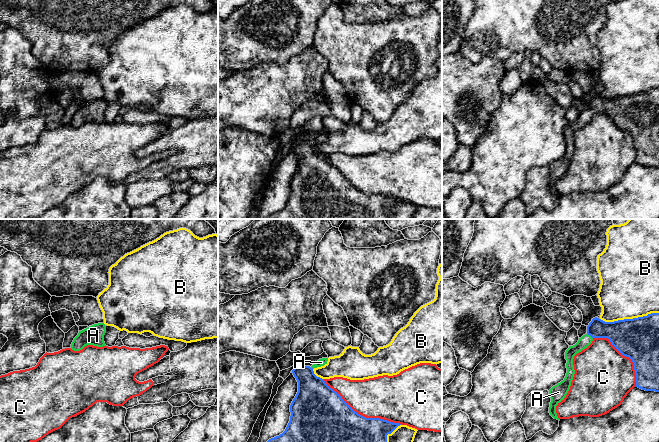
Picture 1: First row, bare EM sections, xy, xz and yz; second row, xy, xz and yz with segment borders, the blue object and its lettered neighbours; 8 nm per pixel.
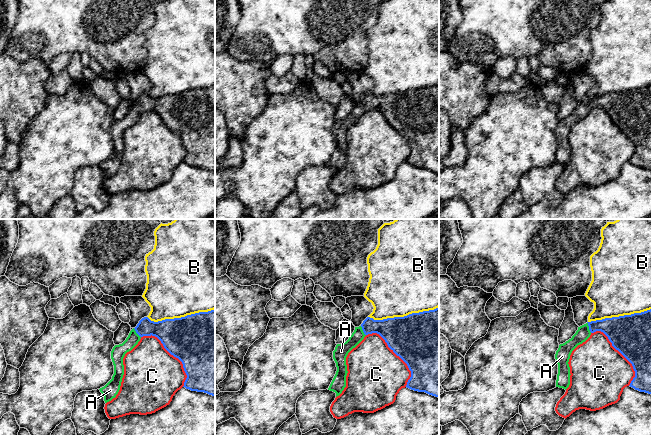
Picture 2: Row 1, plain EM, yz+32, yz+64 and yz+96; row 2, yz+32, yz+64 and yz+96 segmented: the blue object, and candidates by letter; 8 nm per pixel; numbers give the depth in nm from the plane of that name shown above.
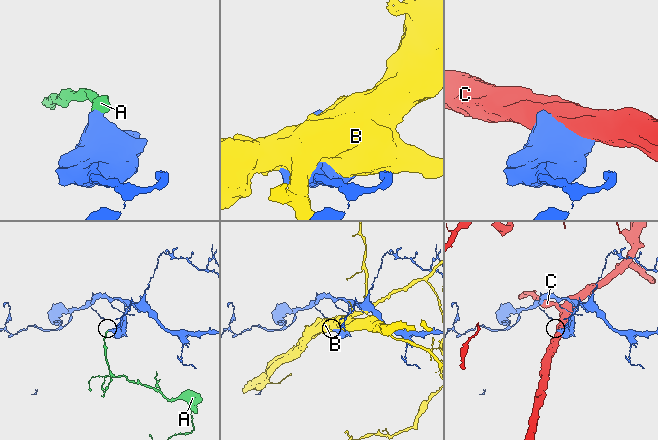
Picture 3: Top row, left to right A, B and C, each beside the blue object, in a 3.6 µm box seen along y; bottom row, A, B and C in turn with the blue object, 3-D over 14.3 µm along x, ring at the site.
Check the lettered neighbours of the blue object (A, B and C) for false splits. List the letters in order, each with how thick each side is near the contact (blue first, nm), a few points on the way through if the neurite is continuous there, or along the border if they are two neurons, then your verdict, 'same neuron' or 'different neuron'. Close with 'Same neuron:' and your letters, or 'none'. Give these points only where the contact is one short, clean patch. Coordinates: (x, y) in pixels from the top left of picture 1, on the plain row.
A: 220/90 nm | across yz (621, 109), (590, 111), (583, 118) | same neuron
B: 340/480 nm | different neuron
C: 500/360 nm | different neuron
Same neuron: A

